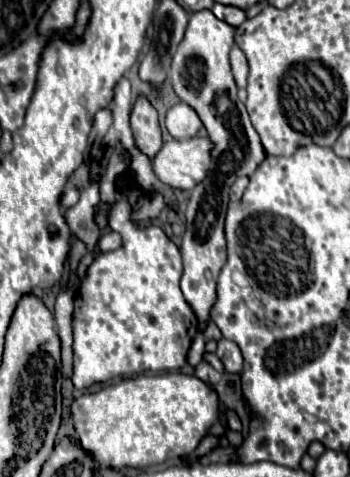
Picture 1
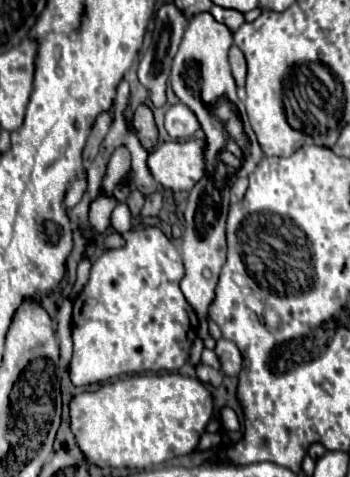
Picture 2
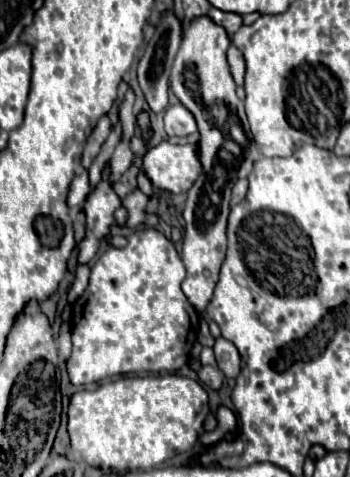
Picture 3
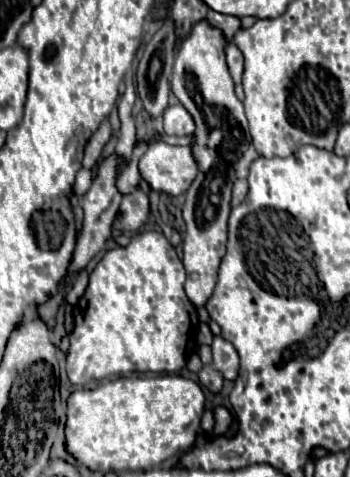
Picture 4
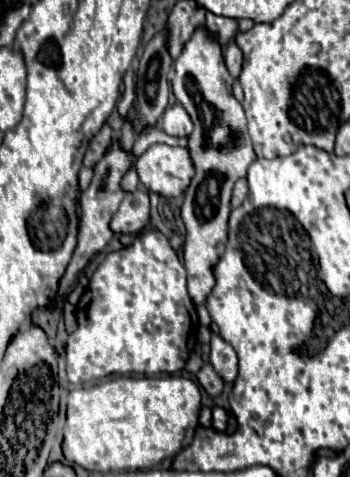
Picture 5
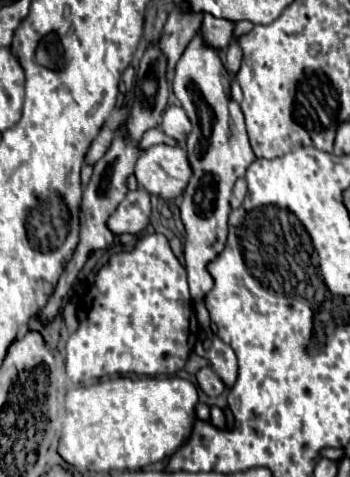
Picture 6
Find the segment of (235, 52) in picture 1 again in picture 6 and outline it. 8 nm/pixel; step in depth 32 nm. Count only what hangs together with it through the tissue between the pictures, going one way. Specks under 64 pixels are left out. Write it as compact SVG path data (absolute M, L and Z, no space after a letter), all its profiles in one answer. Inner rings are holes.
M232 40L226 52L226 66L232 74L236 74L240 70L240 62L242 62L242 50L238 50L238 42Z

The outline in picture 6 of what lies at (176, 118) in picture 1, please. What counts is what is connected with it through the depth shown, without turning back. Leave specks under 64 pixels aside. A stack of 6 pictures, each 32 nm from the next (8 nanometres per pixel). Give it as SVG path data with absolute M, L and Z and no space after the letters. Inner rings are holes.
M168 106L164 110L164 118L162 118L162 130L176 138L176 140L184 140L190 130L192 130L192 124L190 124L190 118L188 114L184 112L184 108L180 106Z

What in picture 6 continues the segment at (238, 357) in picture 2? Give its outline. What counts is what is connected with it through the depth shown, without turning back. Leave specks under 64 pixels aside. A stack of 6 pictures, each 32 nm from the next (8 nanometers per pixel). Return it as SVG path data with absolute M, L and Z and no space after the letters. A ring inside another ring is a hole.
M210 334L210 340L212 340L210 350L203 349L202 342L198 340L195 344L194 352L210 360L214 372L222 378L222 382L226 386L232 386L236 382L236 376L238 376L236 354L234 354L232 346L224 344L216 334Z

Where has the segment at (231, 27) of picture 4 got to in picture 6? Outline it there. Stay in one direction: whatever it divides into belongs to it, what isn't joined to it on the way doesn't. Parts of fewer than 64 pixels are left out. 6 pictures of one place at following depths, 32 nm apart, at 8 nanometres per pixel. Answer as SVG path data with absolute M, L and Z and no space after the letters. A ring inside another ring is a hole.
M206 14L204 16L204 22L202 22L202 28L200 28L200 34L204 36L204 40L210 46L214 46L214 48L226 48L228 42L232 40L234 26L236 24L232 20L216 18L212 14Z

